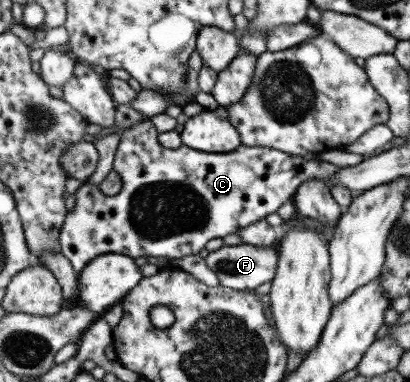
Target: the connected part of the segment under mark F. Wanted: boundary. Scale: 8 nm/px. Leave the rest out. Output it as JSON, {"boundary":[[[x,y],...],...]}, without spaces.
{"boundary":[[[240,243],[237,245],[222,245],[216,251],[208,252],[204,257],[204,265],[216,275],[218,285],[233,290],[248,290],[257,293],[257,288],[270,283],[276,272],[278,251],[273,246],[262,247]]]}

